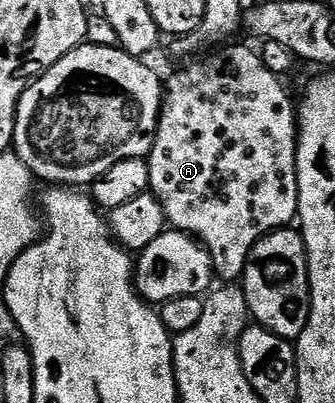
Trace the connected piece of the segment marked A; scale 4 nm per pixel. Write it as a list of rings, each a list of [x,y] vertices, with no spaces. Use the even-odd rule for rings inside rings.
[[[227,44],[217,51],[207,52],[183,64],[186,66],[179,73],[165,78],[162,112],[158,114],[158,130],[148,158],[149,192],[161,203],[163,211],[166,212],[169,228],[186,233],[190,237],[197,237],[200,244],[212,255],[215,274],[226,283],[234,283],[241,278],[242,272],[246,270],[252,247],[259,239],[274,232],[275,229],[287,228],[298,215],[298,115],[295,98],[293,101],[286,94],[281,79],[262,62],[260,54],[253,53],[246,45],[232,44]]]

